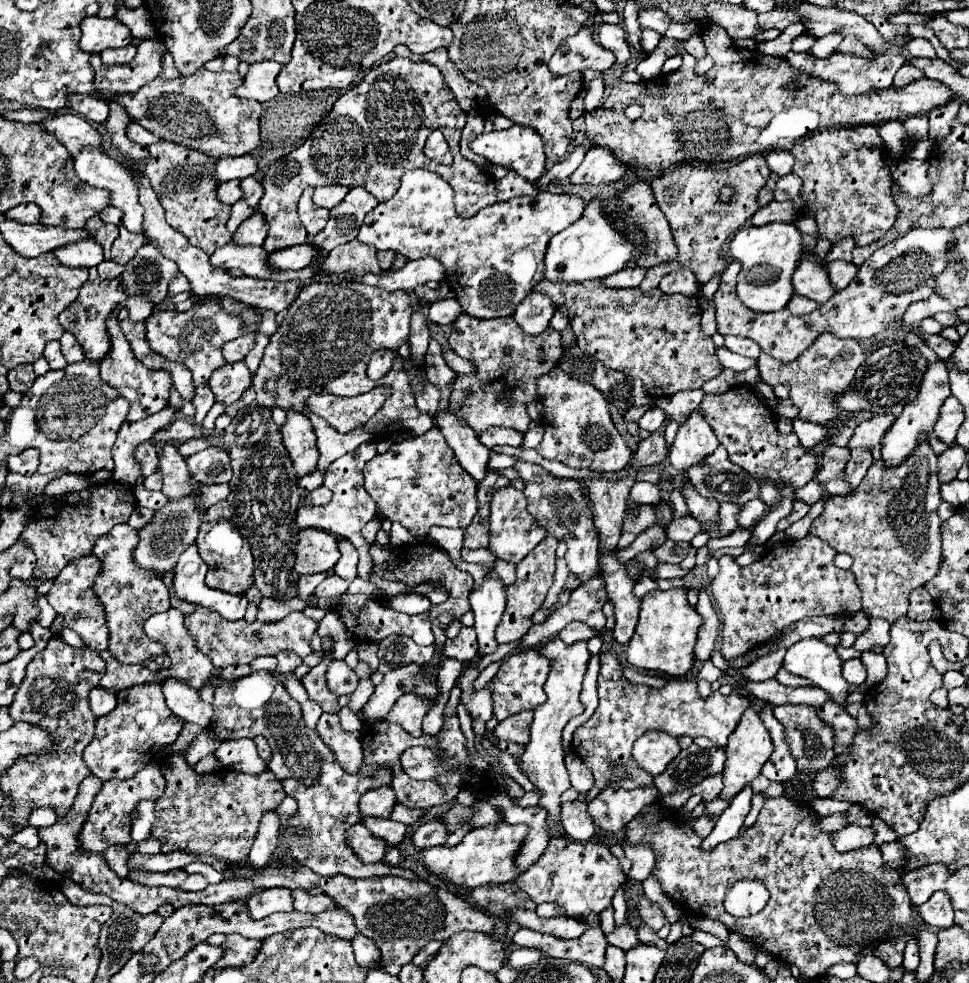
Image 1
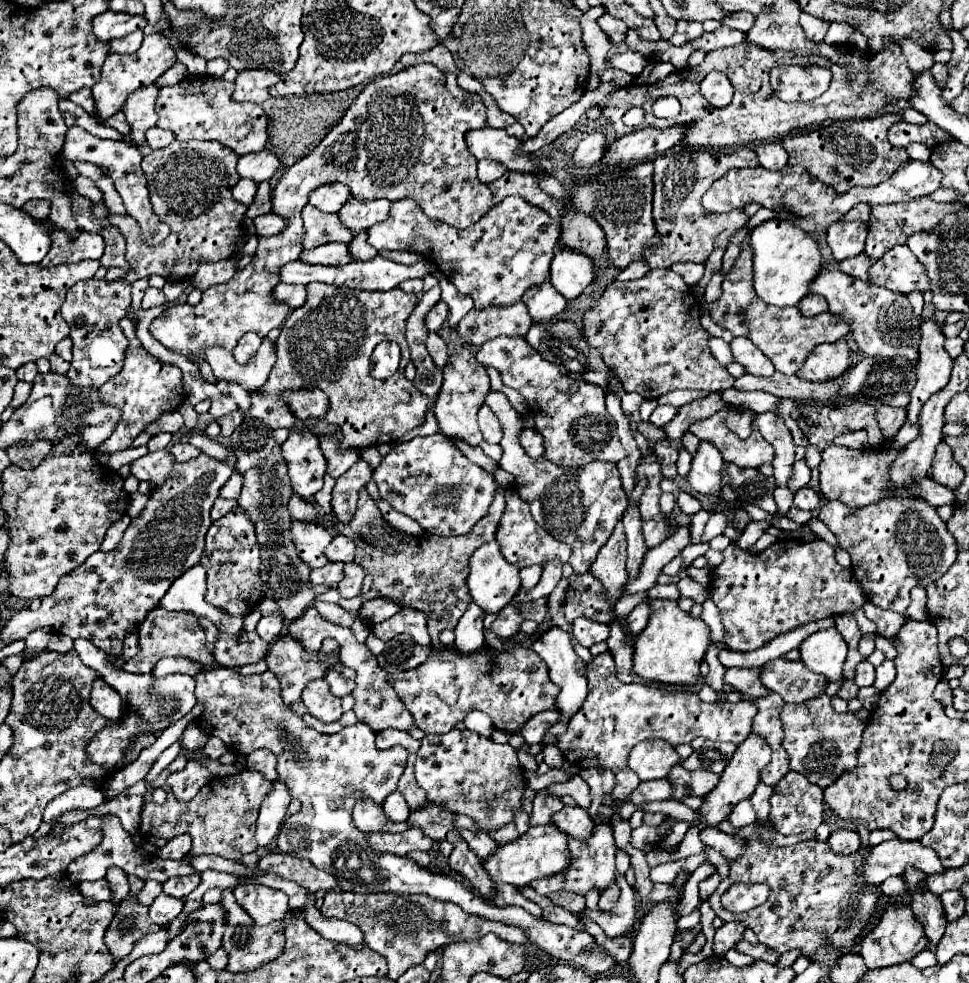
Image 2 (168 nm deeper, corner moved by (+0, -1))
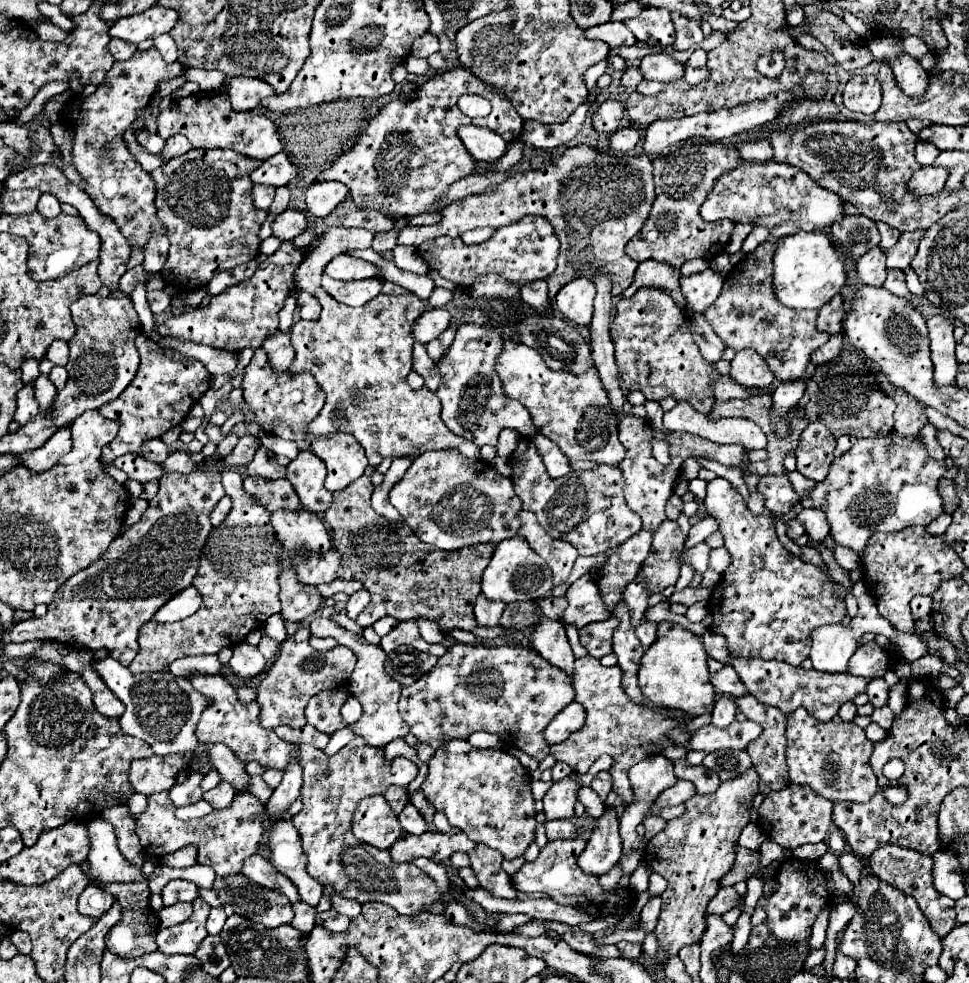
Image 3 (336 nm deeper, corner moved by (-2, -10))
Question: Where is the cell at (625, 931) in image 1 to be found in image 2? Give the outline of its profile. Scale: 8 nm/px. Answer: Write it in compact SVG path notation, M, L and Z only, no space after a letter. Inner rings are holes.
M617 872L615 882L621 888L621 896L617 900L617 906L611 912L589 910L589 908L585 908L583 912L579 912L581 916L597 922L605 930L607 936L623 936L625 930L635 924L635 902L637 902L635 892L627 884L625 874L621 874L621 872Z

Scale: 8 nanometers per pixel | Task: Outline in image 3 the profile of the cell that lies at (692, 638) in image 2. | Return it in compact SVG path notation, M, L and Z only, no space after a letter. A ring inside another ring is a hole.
M661 621L657 627L655 643L645 651L639 669L639 687L655 707L675 707L691 715L713 711L715 691L709 681L707 653L701 637L683 629L673 621Z

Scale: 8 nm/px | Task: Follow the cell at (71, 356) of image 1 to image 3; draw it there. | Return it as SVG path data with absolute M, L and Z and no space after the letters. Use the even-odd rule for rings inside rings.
M67 341L51 343L45 359L49 359L53 365L67 365L67 359L69 359L69 345L67 345Z

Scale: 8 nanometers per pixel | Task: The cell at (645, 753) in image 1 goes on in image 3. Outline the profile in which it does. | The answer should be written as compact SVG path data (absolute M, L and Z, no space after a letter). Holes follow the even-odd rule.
M651 755L643 761L639 761L629 771L629 781L635 791L635 801L627 807L625 815L621 817L621 839L623 839L623 855L631 855L641 851L647 845L645 837L639 837L635 833L635 827L643 821L645 811L651 809L651 803L655 797L675 785L675 773L673 773L673 761L669 761L663 755Z

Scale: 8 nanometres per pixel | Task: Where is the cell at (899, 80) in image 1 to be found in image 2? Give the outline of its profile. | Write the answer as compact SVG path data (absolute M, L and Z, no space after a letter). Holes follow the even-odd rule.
M903 40L901 48L903 48L903 54L905 54L909 68L913 72L923 72L923 70L929 70L933 66L933 54L929 50L925 50L923 46L919 46L917 42Z

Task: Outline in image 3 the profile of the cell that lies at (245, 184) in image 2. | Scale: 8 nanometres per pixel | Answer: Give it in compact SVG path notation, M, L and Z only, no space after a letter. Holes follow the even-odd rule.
M253 185L253 191L251 191L251 199L253 199L253 205L257 209L269 209L271 203L273 203L273 195L275 195L275 187L267 187L267 185Z

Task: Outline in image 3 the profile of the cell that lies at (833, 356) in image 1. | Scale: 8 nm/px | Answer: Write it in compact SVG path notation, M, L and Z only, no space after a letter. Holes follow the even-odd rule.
M841 333L833 335L823 347L819 347L819 351L815 351L813 363L815 365L825 365L825 363L833 361L839 355L839 351L841 351L841 341L843 341L843 335Z

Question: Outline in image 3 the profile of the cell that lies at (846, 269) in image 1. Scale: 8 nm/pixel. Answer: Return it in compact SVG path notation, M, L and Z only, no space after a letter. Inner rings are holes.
M873 247L863 257L859 257L855 261L855 271L857 271L857 277L859 277L859 281L863 285L881 287L883 281L885 281L885 275L887 275L883 249L881 247Z

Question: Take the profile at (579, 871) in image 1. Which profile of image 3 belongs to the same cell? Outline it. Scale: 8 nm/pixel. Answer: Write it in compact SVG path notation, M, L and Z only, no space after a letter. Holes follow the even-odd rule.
M613 809L605 811L605 815L597 821L597 829L589 837L583 853L577 859L577 865L595 877L605 875L621 857L621 837L619 837L619 821Z

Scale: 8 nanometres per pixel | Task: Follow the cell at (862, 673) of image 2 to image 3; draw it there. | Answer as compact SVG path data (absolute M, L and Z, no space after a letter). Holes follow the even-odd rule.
M881 677L871 679L871 681L867 683L867 691L865 691L865 693L869 695L869 703L871 703L873 707L881 707L881 705L887 703L887 683L885 683Z

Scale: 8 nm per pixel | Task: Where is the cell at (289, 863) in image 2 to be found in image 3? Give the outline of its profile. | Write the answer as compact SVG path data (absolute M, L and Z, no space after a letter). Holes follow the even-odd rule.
M331 893L331 907L341 913L341 915L347 915L347 917L355 917L359 915L359 909L361 905L351 901L351 899L343 899L339 893Z

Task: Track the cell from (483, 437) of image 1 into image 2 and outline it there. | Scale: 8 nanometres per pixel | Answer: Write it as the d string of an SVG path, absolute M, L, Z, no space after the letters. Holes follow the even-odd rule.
M523 430L521 432L521 446L533 458L543 458L543 454L545 454L543 438L541 438L541 434L537 430Z

